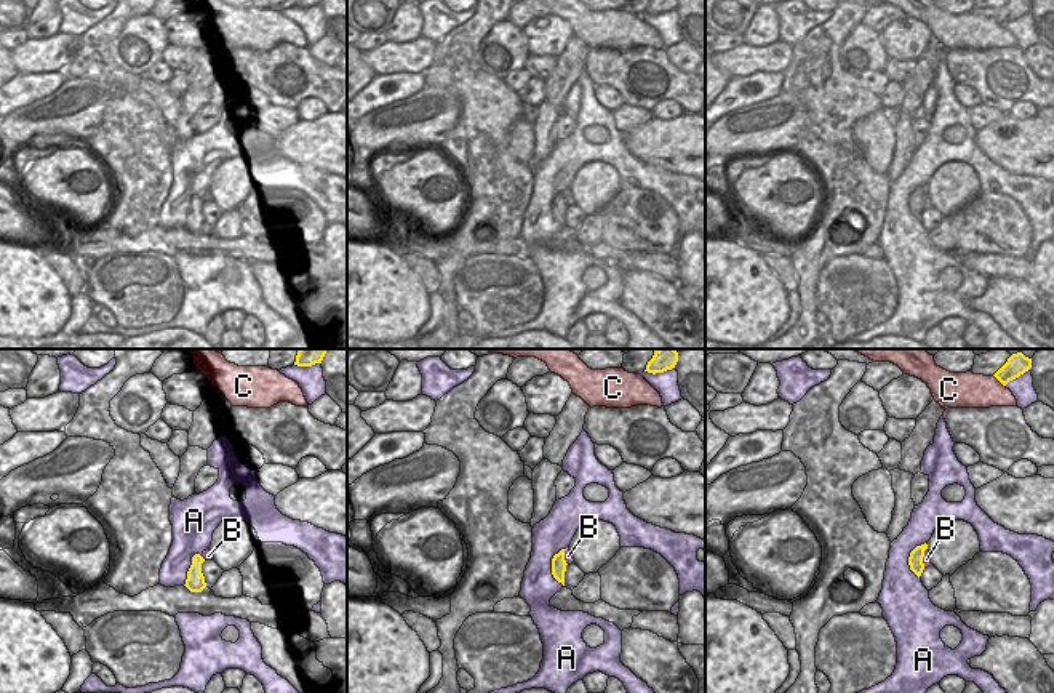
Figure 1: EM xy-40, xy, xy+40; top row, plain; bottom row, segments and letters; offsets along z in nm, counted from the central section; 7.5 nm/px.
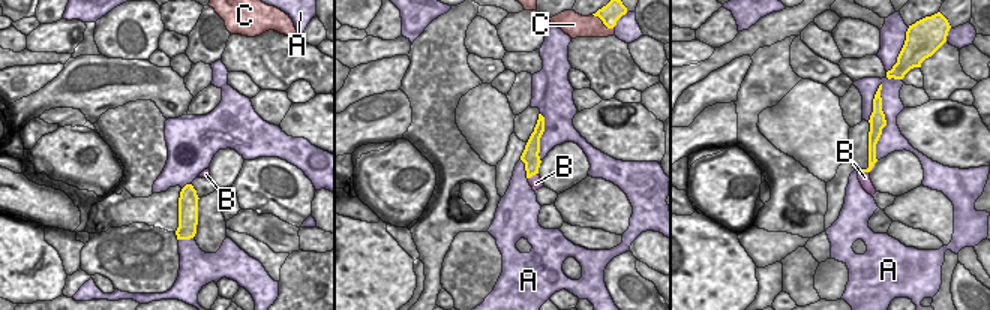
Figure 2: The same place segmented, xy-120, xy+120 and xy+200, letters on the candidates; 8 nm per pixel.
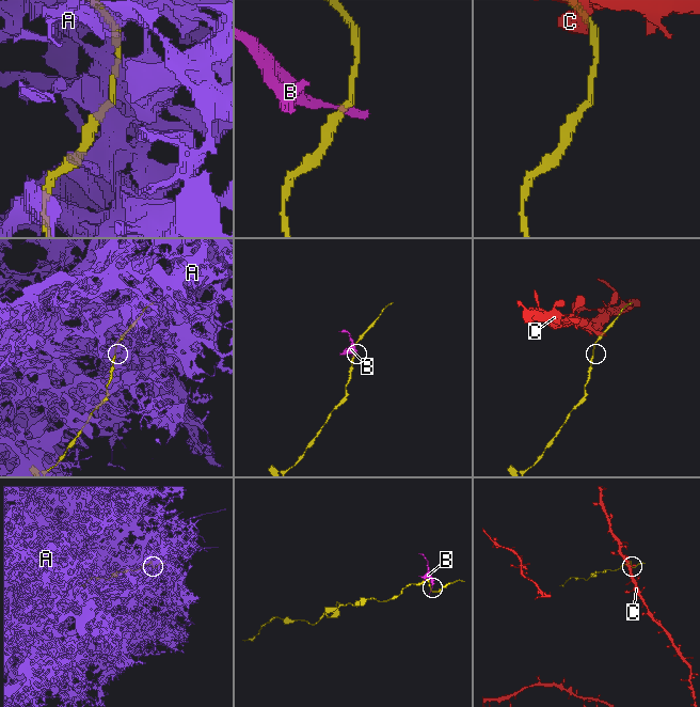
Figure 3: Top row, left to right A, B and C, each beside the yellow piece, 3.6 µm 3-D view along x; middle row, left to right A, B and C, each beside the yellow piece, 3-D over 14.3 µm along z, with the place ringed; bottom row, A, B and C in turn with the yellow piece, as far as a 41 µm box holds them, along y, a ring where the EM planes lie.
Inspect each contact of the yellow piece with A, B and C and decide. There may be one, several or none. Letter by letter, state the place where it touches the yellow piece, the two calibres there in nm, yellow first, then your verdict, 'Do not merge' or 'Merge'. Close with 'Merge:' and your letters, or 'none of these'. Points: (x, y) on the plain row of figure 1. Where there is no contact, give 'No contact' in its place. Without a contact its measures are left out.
A: Touches yellow at xy (552, 205). Thickness 120 nm (yellow) against 280 nm. Do not merge
B: Touches yellow at xy+40 (923, 197). Thickness 120 nm (yellow) against 70 nm. Do not merge
C: Touches yellow at xy+40 (1000, 23). Thickness 150 nm (yellow) against 260 nm. Do not merge
Merge: none of these.

